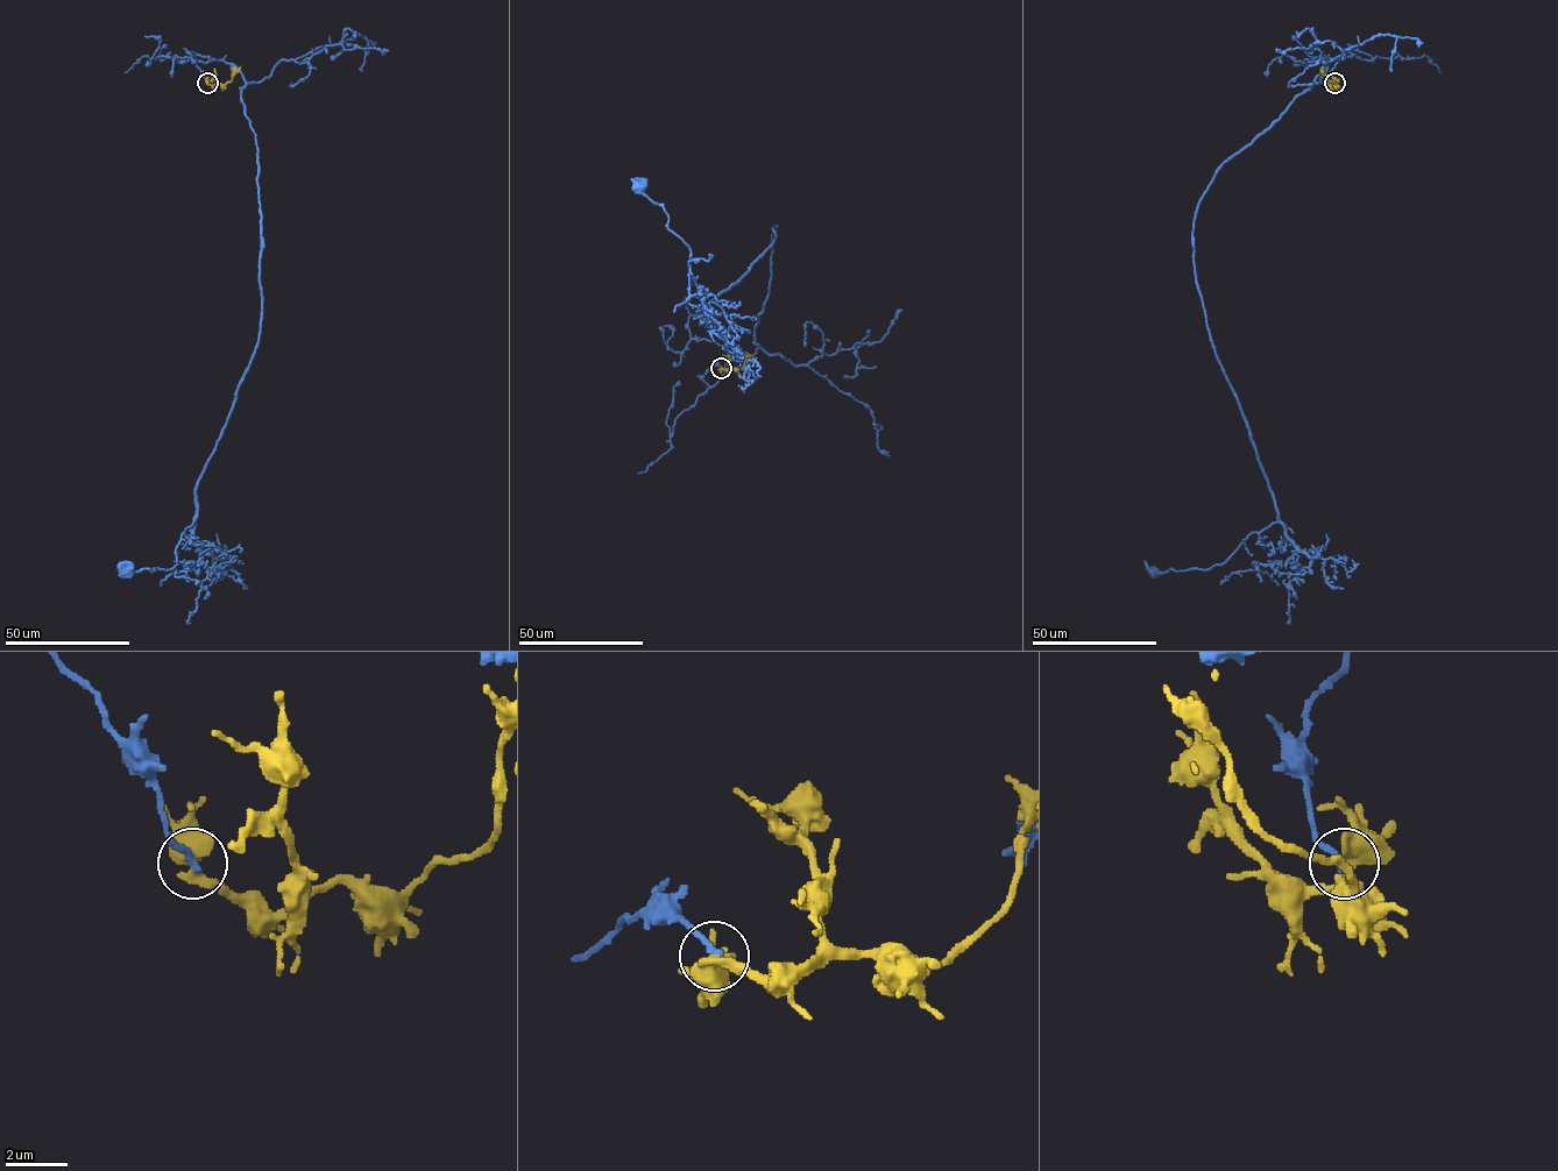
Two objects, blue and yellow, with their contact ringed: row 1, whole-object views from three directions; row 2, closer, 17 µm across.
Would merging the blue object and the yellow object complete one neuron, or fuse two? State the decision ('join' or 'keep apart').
keep apart

